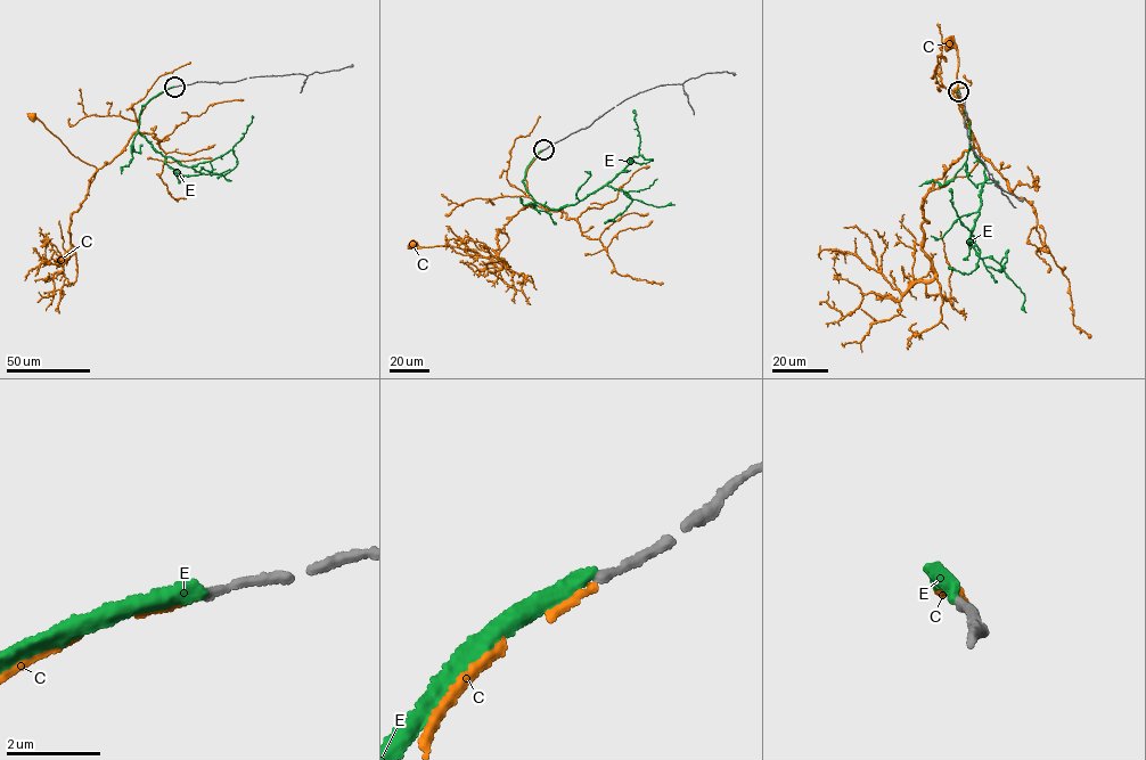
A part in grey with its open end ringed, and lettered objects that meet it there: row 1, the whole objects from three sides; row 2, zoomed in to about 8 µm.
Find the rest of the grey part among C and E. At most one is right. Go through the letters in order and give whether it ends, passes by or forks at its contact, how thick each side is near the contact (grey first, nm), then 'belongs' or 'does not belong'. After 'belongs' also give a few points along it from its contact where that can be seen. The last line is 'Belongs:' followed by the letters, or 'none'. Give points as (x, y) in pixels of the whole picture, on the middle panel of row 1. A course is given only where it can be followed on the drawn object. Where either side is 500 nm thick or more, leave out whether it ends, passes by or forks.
C: it ends | 190/150 nm | belongs | via (543, 149), (525, 178), (534, 203), (505, 225), (508, 242), (499, 253), (482, 256), (449, 245), (414, 245)
E: it ends | 190/300 nm | does not belong
Belongs: C

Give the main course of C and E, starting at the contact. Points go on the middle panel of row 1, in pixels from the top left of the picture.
C: (543, 149), (525, 178), (534, 203), (505, 225), (508, 242), (499, 253), (482, 256), (449, 245), (414, 245)
E: (543, 149), (522, 181), (549, 209), (572, 205), (638, 156), (632, 111)

